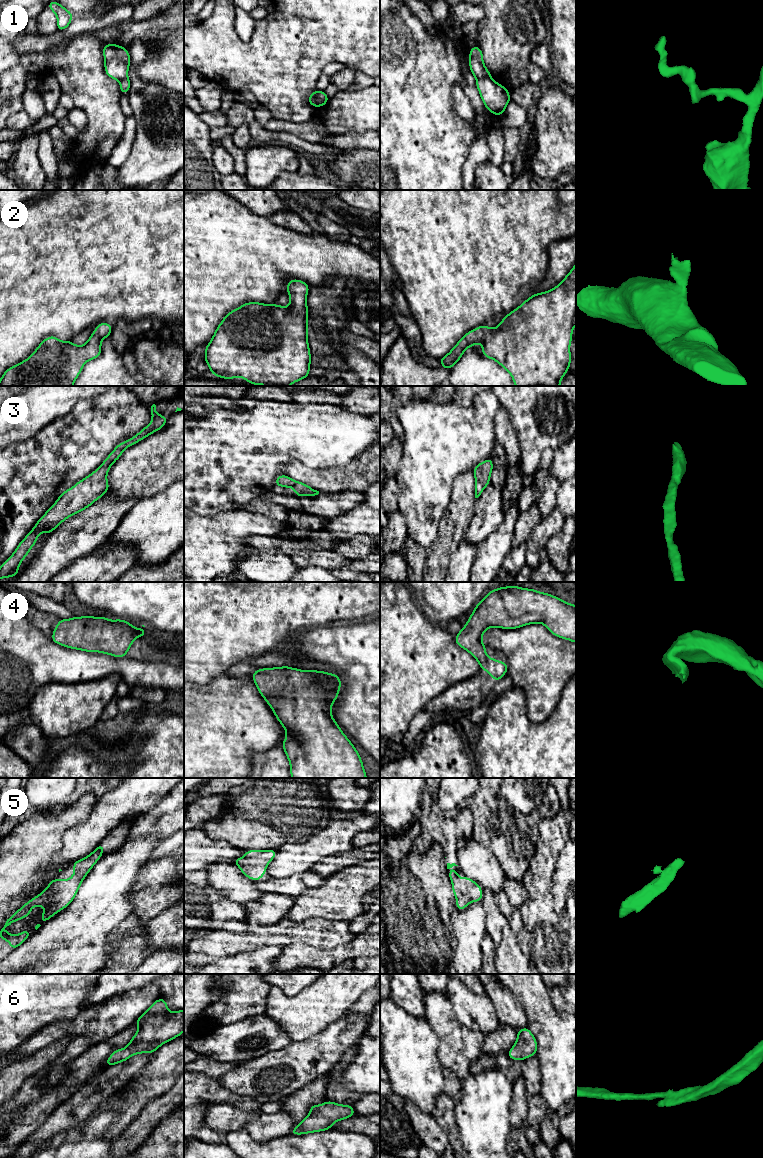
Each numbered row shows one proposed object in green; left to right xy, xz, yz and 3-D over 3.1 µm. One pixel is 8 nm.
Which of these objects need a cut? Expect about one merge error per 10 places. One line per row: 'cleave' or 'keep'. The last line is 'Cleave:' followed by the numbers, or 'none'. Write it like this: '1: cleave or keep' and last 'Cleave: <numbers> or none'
1: cleave
2: keep
3: keep
4: keep
5: keep
6: keep
Cleave: 1

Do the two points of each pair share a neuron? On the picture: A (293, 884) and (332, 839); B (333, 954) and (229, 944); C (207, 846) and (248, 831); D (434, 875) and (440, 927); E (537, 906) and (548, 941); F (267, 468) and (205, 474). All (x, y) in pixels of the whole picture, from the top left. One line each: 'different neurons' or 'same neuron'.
A: same neuron
B: different neurons
C: different neurons
D: same neuron
E: same neuron
F: same neuron

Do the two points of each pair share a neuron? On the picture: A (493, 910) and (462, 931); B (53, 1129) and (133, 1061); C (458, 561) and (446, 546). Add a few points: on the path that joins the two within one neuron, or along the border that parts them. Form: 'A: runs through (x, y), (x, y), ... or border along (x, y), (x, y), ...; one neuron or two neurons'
A: runs through (485, 915), (470, 926); one neuron
B: runs through (72, 1110), (92, 1094), (101, 1093), (113, 1081); one neuron
C: border along (463, 538), (450, 555), (446, 571); two neurons

